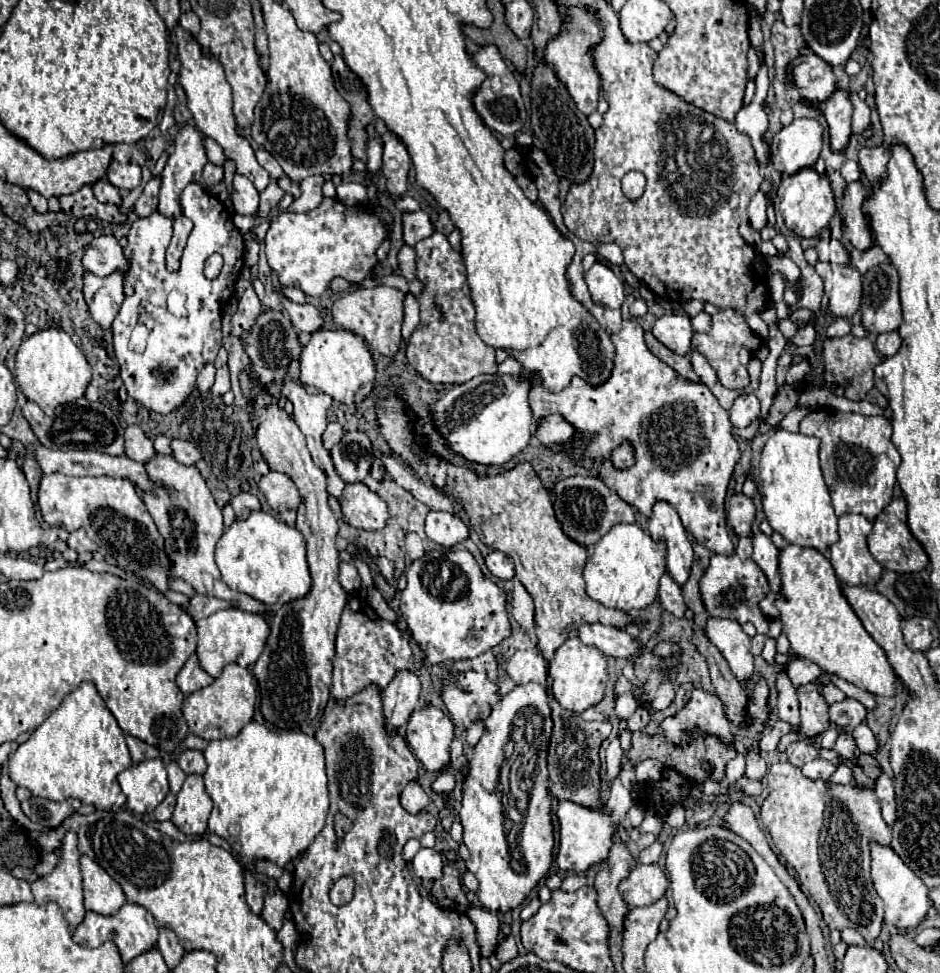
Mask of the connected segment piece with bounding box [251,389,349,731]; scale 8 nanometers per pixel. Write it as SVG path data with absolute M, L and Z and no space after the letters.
M265 389L253 393L253 415L257 419L255 439L269 467L287 473L297 485L303 503L297 509L297 529L307 541L307 563L313 587L303 599L285 603L277 609L271 625L271 637L253 667L261 693L261 715L267 723L285 731L299 731L303 721L315 719L327 705L331 671L335 659L335 627L341 611L349 601L349 593L339 585L335 569L339 569L339 553L335 549L337 519L327 505L327 481L323 471L313 463L305 437L295 421L277 405L277 397Z

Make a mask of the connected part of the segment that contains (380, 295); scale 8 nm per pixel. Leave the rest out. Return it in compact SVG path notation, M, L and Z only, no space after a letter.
M375 285L373 289L357 289L349 291L333 303L333 319L335 325L355 335L363 337L363 341L377 353L393 357L401 343L401 323L403 323L403 293L399 289L387 285Z

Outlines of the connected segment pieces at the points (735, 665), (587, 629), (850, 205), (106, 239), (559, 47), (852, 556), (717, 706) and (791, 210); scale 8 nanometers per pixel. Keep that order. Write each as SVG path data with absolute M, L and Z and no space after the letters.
M711 617L707 623L707 637L729 661L729 667L739 681L751 677L753 673L753 655L749 651L751 639L737 621Z
M601 623L581 625L579 639L585 645L595 645L601 653L605 653L609 657L629 659L629 657L637 655L637 651L641 649L641 643L637 639L633 639L629 633L625 633L623 629L613 627L613 625L611 627L601 625Z
M855 181L845 187L845 195L843 195L843 203L841 203L841 219L845 223L843 235L859 251L867 251L873 245L869 221L867 221L865 213L861 211L861 203L863 203L865 195L867 195L867 187L861 181Z
M113 235L95 237L89 243L89 247L85 249L83 265L89 273L99 275L99 277L111 275L113 271L121 271L121 273L129 271L129 261L127 261L119 241Z
M573 7L571 9L571 21L563 23L561 33L555 39L551 39L547 49L545 49L547 65L553 67L553 71L557 73L557 79L567 87L577 109L585 115L591 115L597 111L601 79L599 79L599 73L595 71L595 65L591 59L591 47L597 45L601 41L601 37L603 37L603 31L597 25L595 15L591 11L581 9L581 7Z
M841 515L839 517L839 541L831 547L831 565L845 585L875 585L881 577L883 567L873 559L873 555L867 549L867 535L871 531L873 523L865 519L863 515Z
M693 689L689 703L677 715L667 717L661 723L665 739L673 745L695 741L695 727L705 735L715 735L725 743L733 743L731 725L721 699L703 689Z
M801 169L795 175L783 175L781 185L777 189L777 197L787 229L793 233L797 231L799 237L817 237L819 231L829 225L831 217L837 211L829 181L821 177L815 169Z

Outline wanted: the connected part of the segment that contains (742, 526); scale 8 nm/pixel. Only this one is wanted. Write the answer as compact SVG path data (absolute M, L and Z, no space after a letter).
M733 495L729 501L727 523L739 537L751 537L751 525L755 519L755 505L747 495Z

